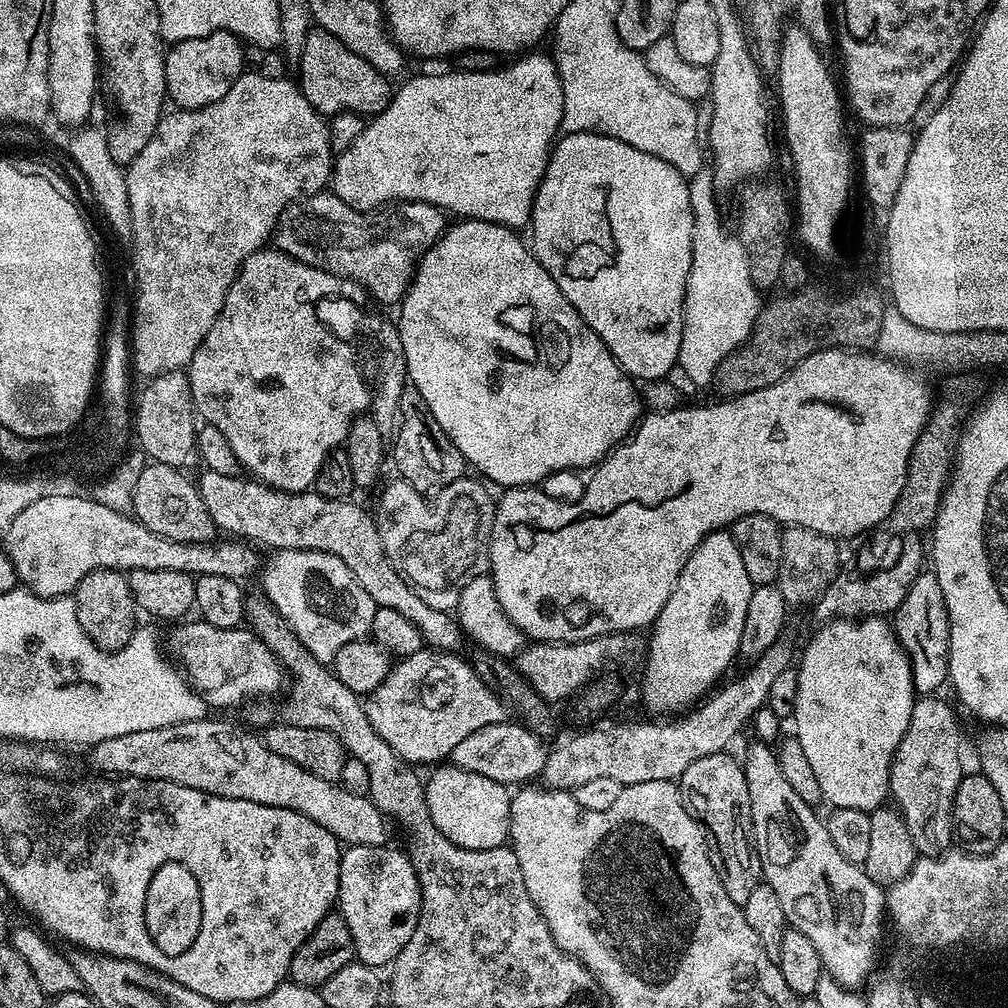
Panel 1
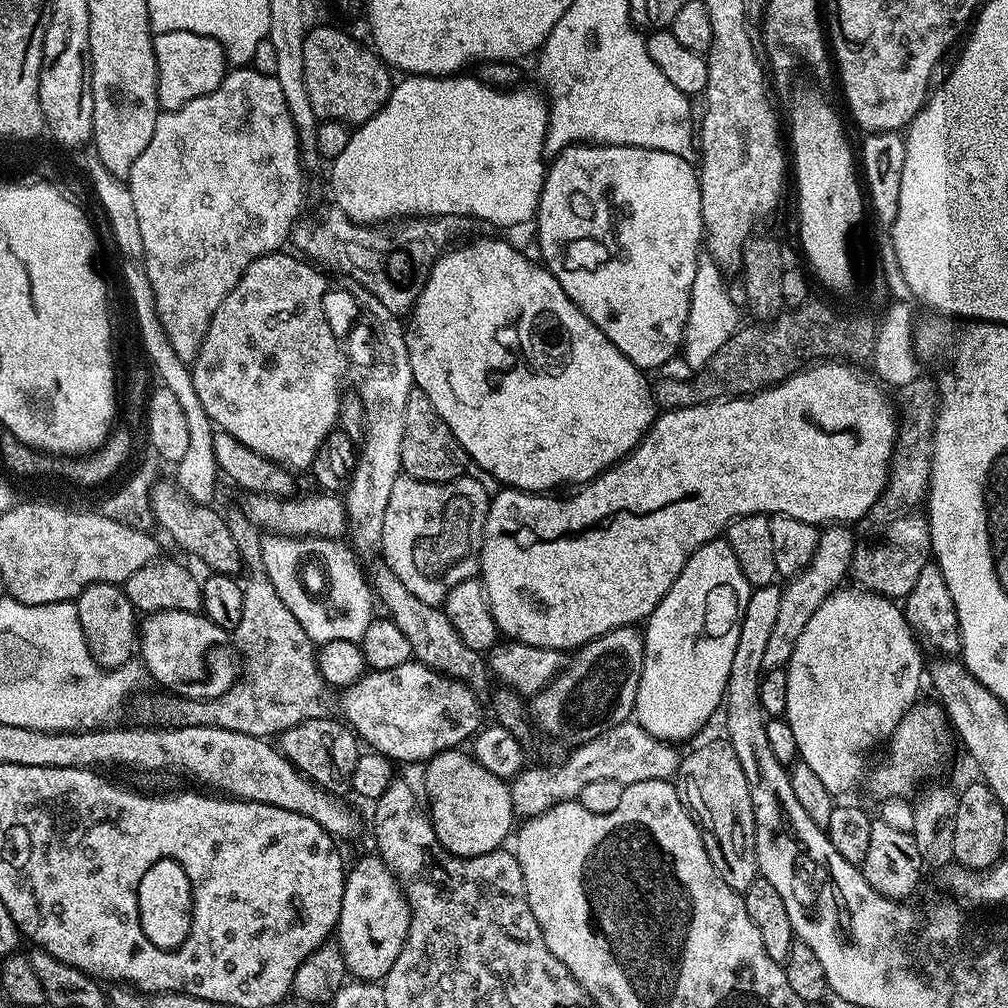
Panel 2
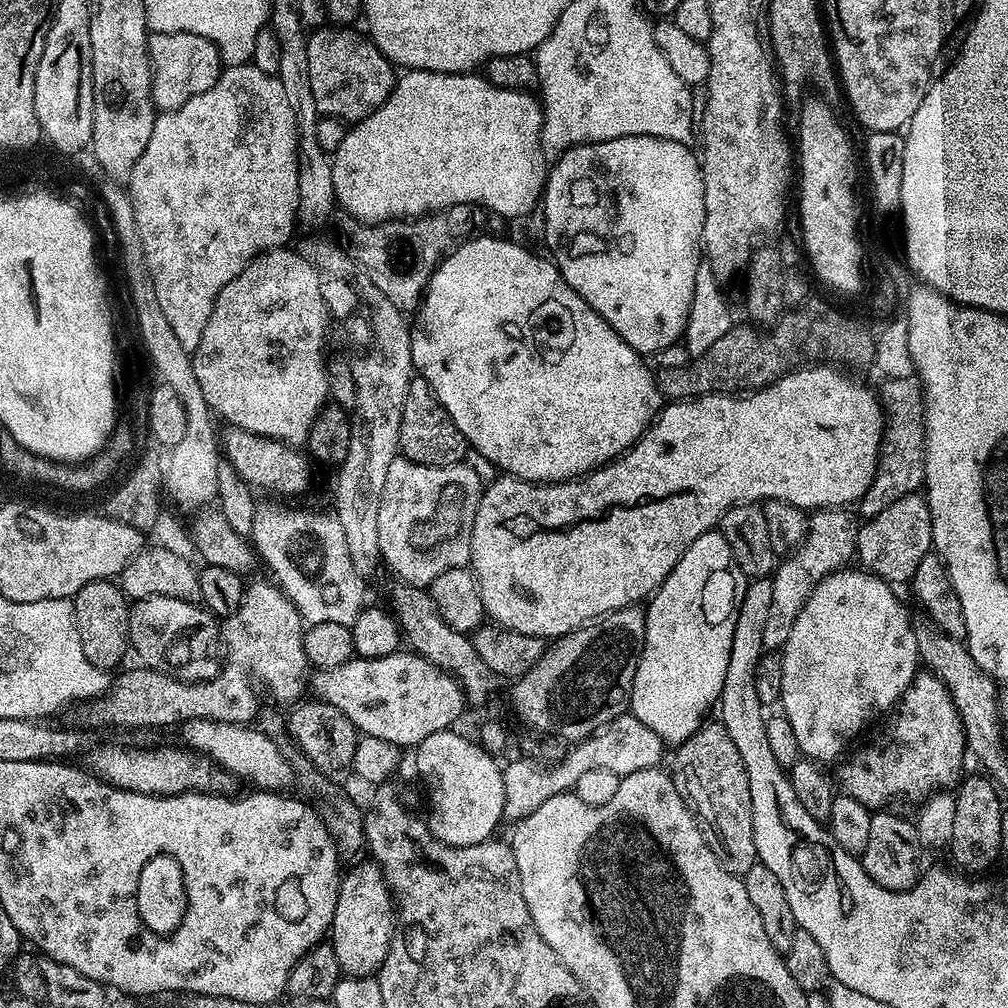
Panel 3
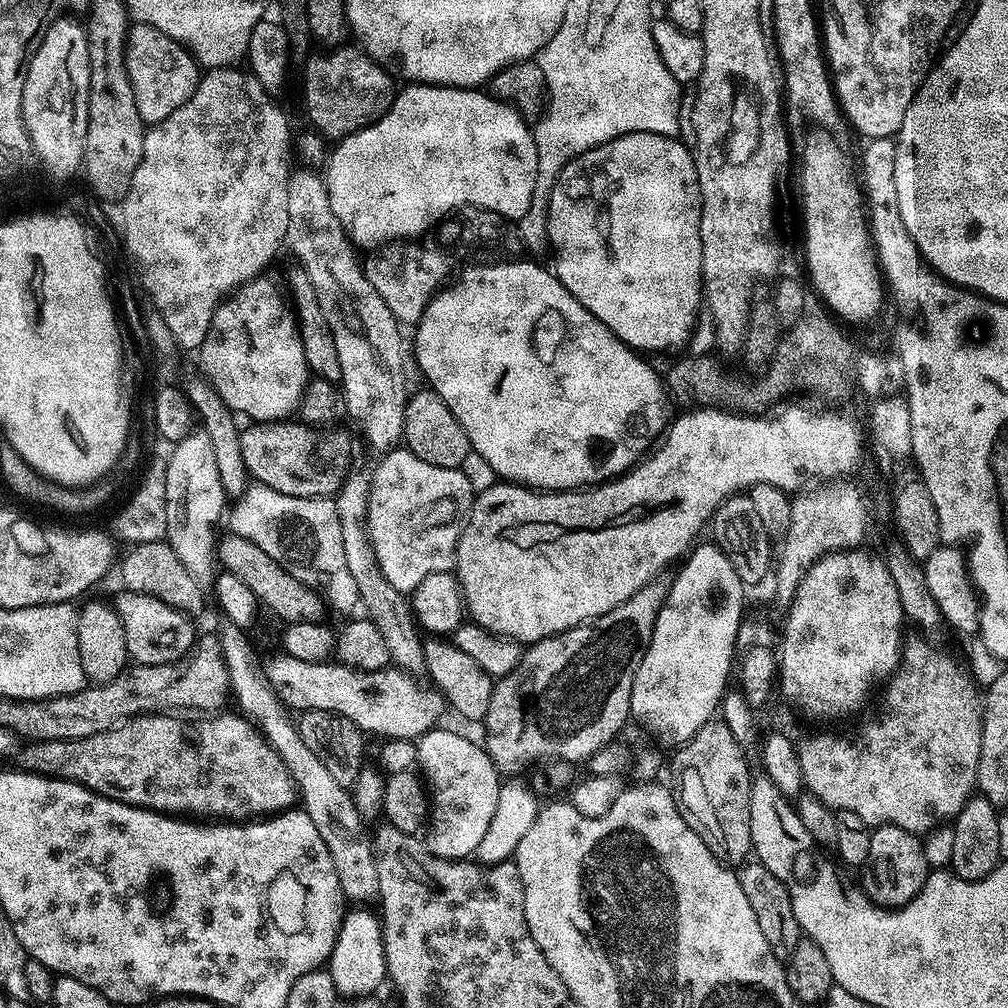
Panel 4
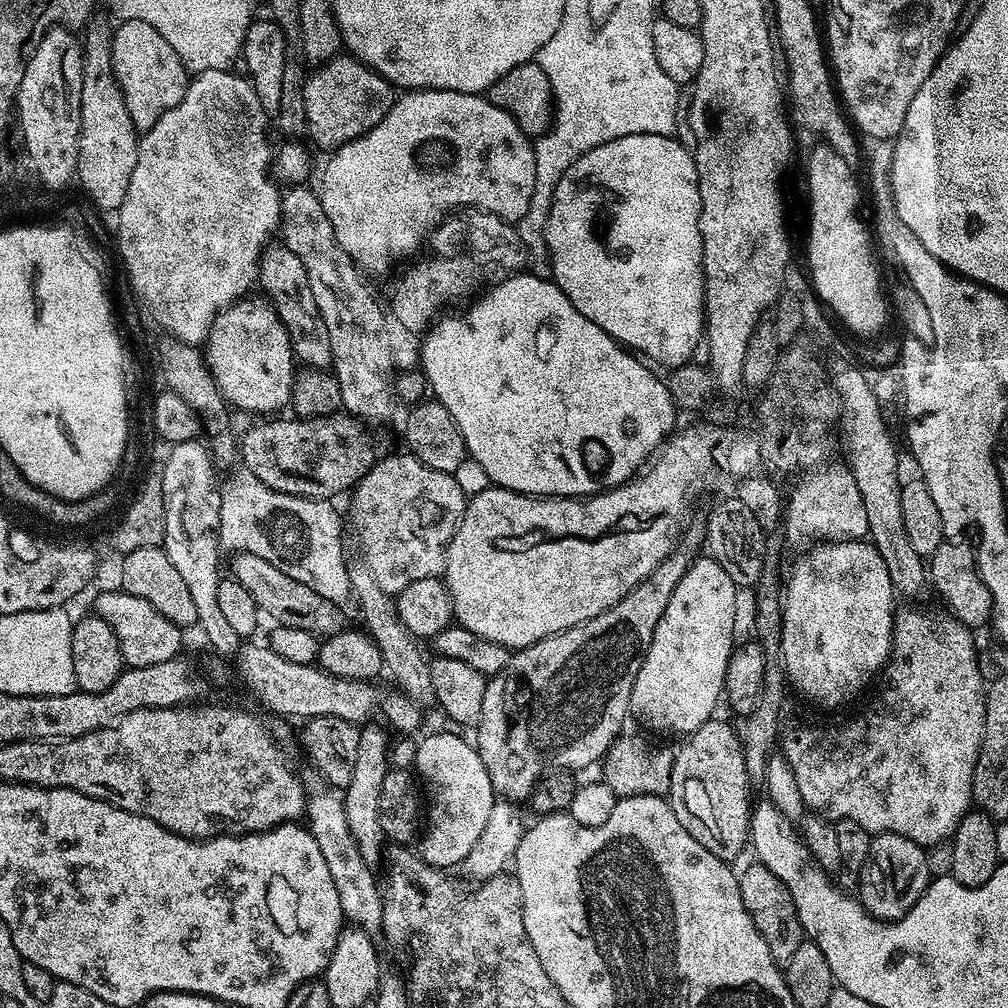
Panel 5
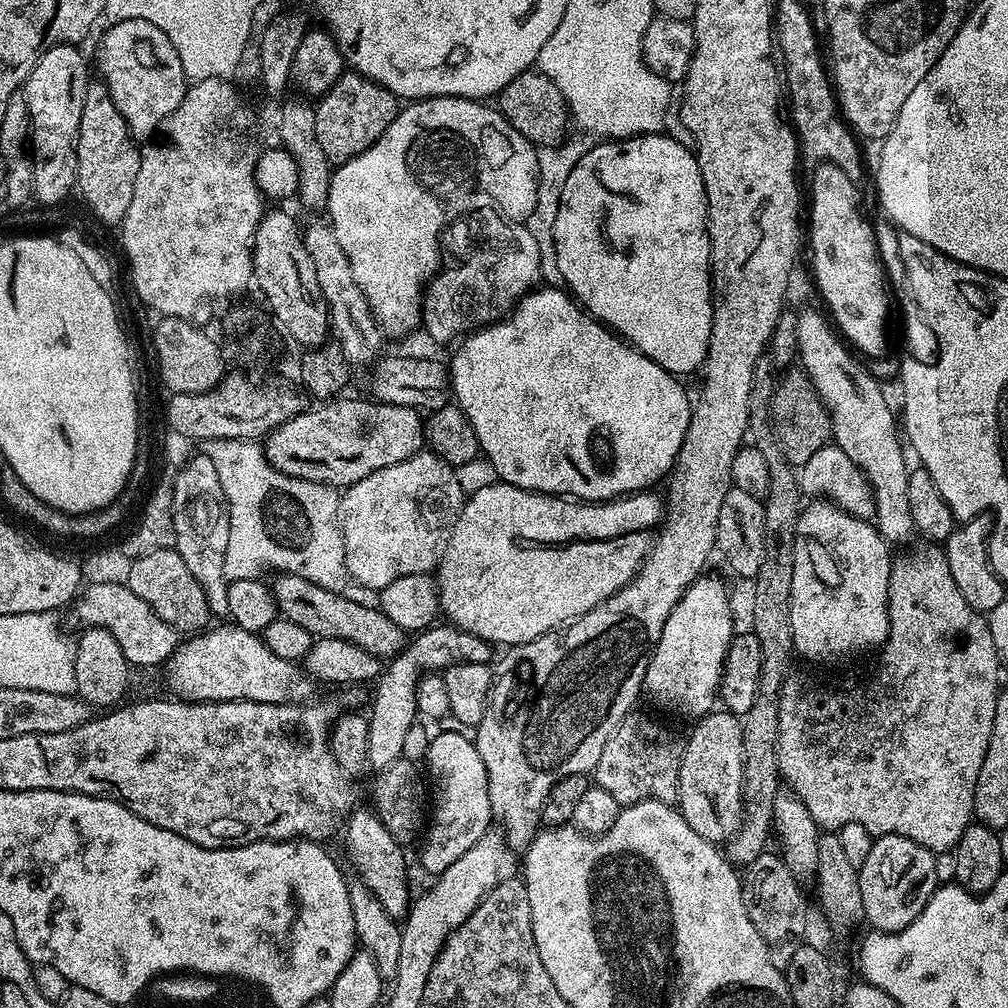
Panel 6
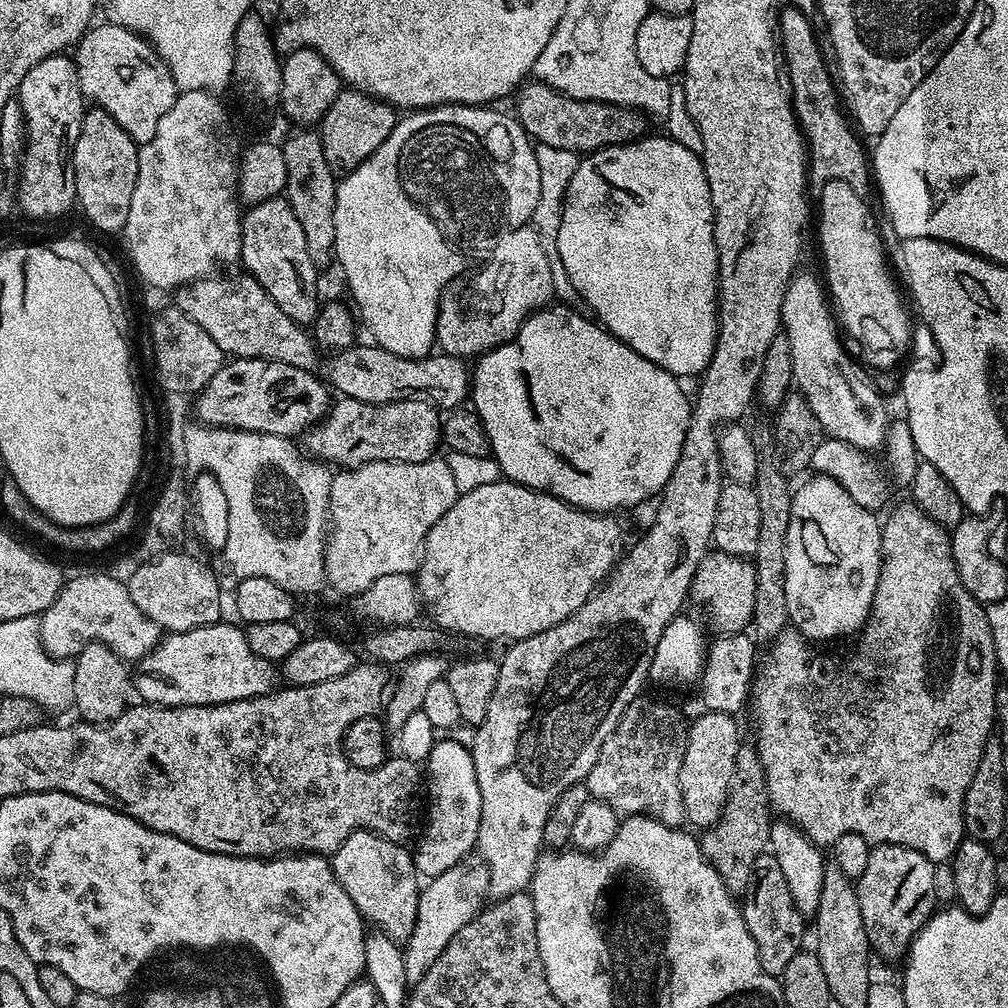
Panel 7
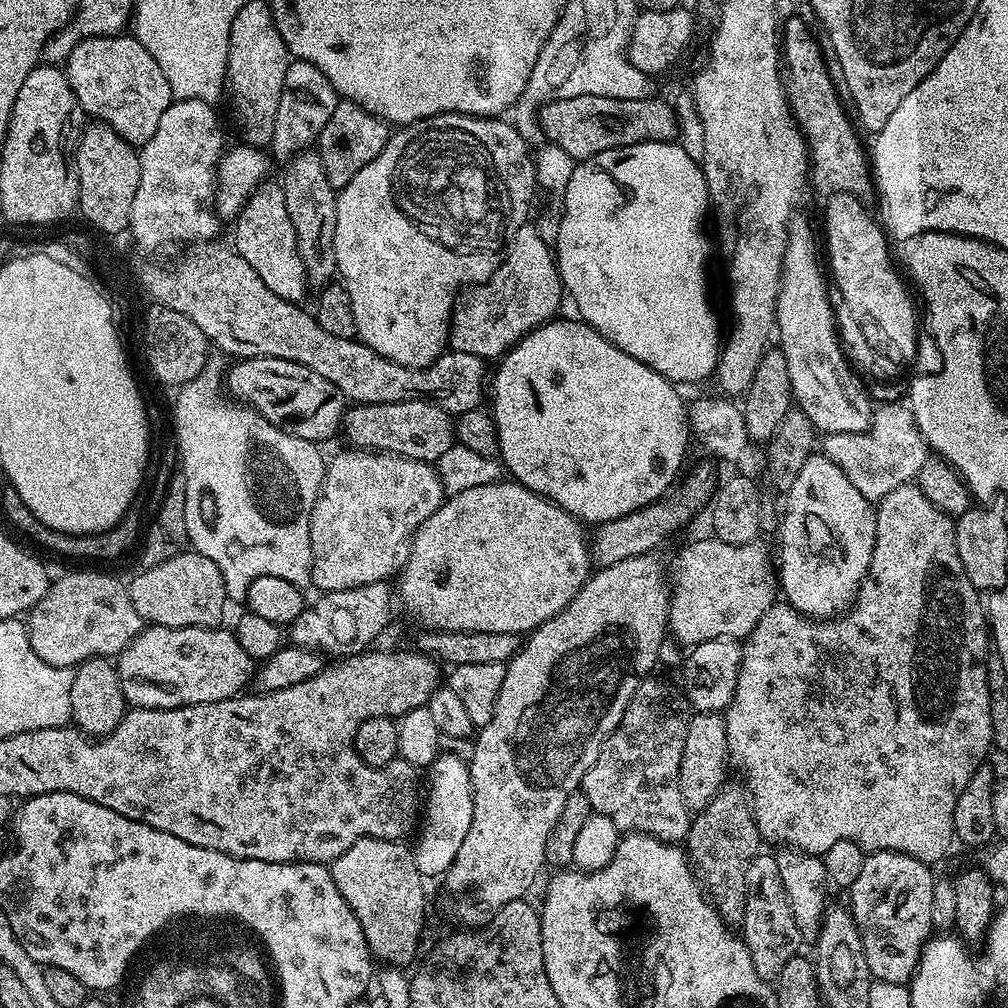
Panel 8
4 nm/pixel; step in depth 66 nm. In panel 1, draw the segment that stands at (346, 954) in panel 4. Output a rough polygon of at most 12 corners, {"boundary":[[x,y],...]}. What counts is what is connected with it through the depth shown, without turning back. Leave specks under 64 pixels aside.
{"boundary":[[354,844],[338,912],[377,970],[410,942],[424,902],[405,849]]}

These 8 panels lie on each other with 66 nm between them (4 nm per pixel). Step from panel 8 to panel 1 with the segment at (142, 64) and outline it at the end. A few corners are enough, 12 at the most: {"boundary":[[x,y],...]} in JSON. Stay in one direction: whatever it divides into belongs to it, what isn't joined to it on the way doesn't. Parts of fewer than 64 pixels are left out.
{"boundary":[[232,32],[173,43],[164,87],[177,109],[223,98],[246,70]]}

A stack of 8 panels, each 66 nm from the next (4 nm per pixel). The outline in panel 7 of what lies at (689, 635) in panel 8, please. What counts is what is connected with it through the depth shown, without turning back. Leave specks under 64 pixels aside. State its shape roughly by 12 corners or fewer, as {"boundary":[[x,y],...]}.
{"boundary":[[709,551],[690,591],[713,633],[751,625],[756,566]]}

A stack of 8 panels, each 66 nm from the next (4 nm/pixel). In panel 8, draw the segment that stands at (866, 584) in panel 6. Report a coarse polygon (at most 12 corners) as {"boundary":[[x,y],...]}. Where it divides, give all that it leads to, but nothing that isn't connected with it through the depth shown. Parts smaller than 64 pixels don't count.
{"boundary":[[823,454],[794,478],[778,588],[803,616],[856,602],[876,508]]}

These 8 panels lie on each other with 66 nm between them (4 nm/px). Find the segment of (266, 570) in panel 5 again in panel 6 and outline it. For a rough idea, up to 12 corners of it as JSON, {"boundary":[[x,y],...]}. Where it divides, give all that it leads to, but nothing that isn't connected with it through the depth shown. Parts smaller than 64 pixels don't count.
{"boundary":[[304,578],[271,581],[277,613],[377,658],[406,647],[379,607]]}

